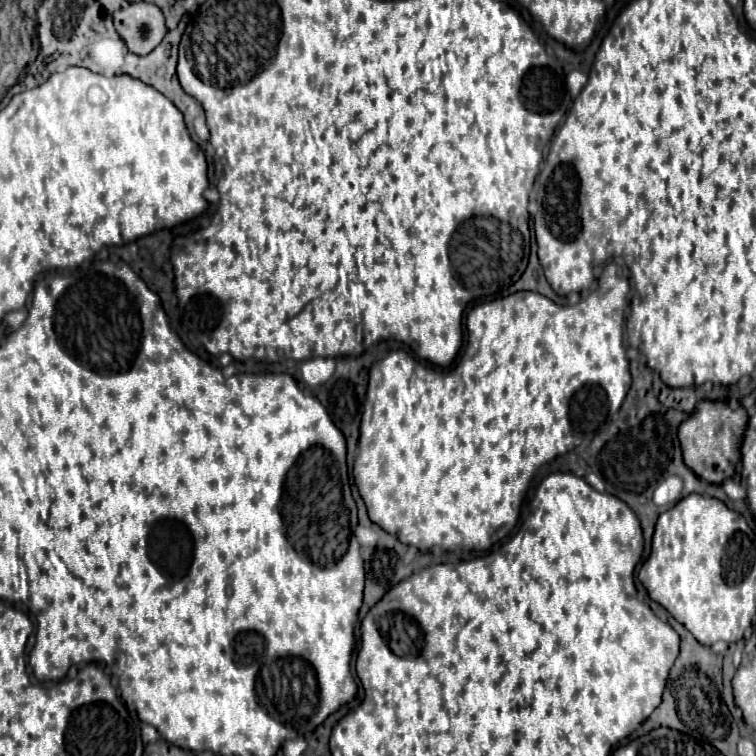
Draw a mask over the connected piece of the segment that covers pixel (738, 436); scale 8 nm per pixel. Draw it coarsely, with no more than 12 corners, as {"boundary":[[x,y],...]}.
{"boundary":[[701,401],[681,423],[685,465],[721,485],[741,463],[743,407]]}

